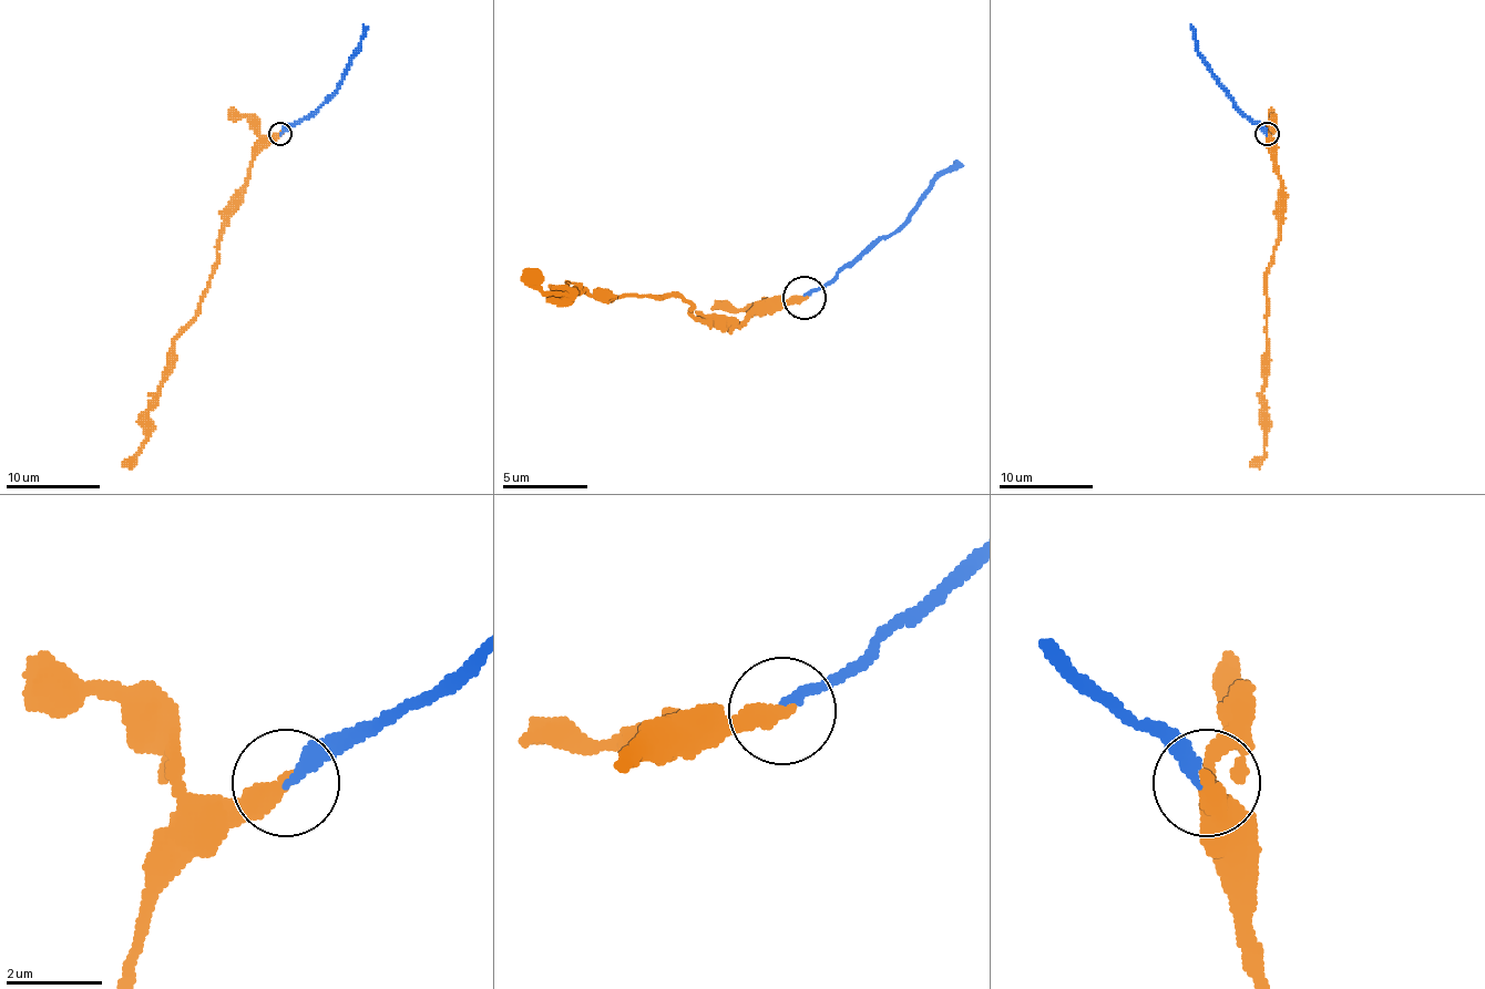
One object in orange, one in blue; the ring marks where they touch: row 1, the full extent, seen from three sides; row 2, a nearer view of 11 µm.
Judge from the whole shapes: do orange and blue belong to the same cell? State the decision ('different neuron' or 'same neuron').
same neuron

